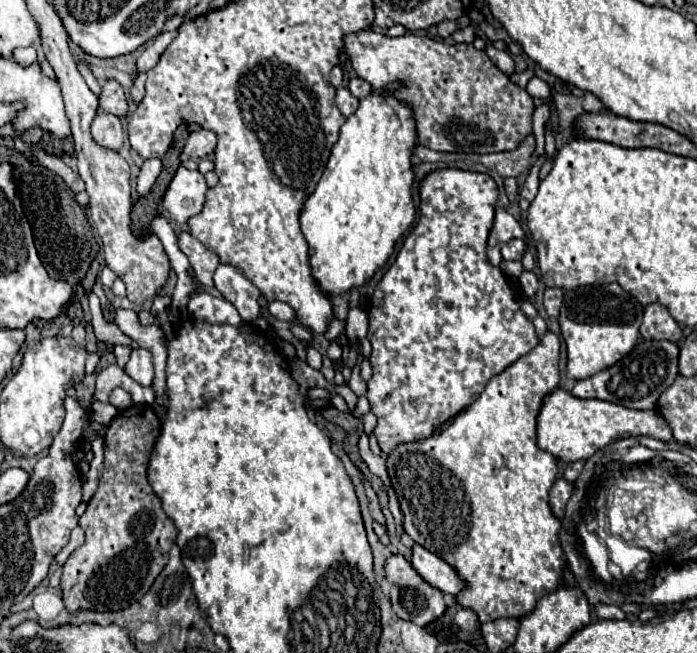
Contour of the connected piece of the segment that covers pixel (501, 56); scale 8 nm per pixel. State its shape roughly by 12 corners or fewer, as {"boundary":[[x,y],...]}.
{"boundary":[[489,51],[505,75],[513,75],[513,59],[507,51]]}

